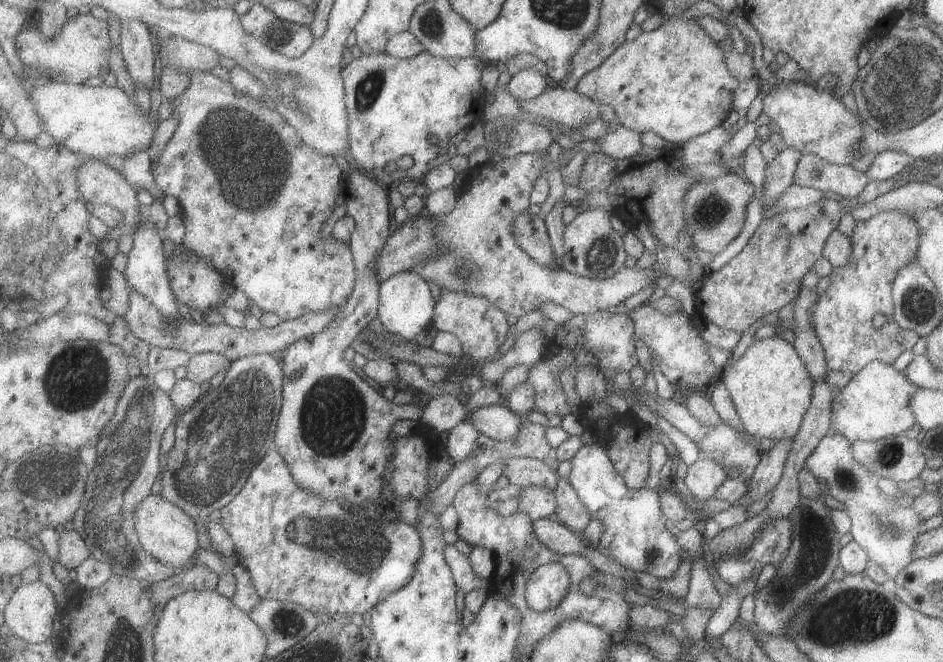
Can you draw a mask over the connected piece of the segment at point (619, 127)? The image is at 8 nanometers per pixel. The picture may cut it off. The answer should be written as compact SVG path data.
M610 122L605 136L599 138L600 153L608 154L612 159L624 160L636 156L643 147L641 132L627 129L620 122Z

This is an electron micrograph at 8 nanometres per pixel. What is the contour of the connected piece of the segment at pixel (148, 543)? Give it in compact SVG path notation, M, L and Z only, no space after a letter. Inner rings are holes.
M162 492L154 495L150 494L138 508L136 512L136 530L140 532L145 549L152 553L164 564L172 564L179 572L196 560L198 552L202 550L202 540L200 540L200 528L198 522L185 508L170 502Z

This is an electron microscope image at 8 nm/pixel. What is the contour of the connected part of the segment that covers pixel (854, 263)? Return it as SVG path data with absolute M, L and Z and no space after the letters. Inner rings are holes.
M890 210L878 212L866 222L856 221L850 238L852 260L842 268L832 268L830 286L818 296L812 312L812 326L823 346L828 370L856 374L872 361L894 364L902 352L912 350L918 342L917 332L900 328L892 319L892 286L900 268L916 256L920 230L911 213ZM878 313L888 318L881 328L872 323Z

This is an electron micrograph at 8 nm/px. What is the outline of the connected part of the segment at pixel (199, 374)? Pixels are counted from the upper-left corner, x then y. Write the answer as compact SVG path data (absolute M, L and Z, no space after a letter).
M216 352L196 354L192 357L190 366L187 366L188 377L198 384L204 384L223 371L225 374L232 370L234 360L231 360L226 354Z

